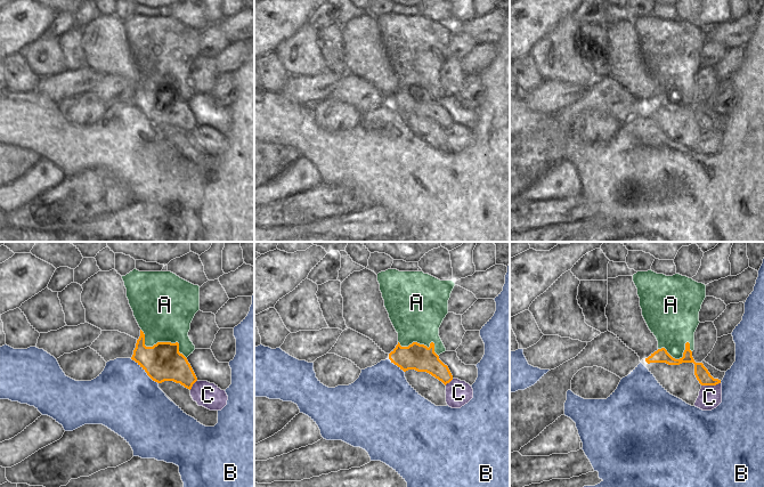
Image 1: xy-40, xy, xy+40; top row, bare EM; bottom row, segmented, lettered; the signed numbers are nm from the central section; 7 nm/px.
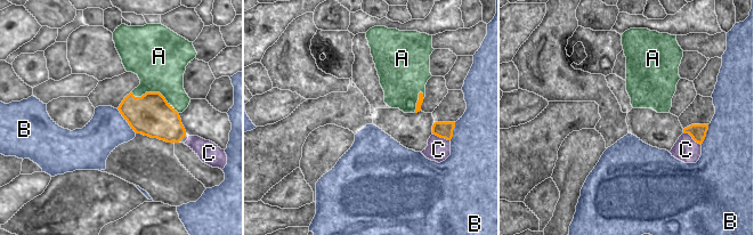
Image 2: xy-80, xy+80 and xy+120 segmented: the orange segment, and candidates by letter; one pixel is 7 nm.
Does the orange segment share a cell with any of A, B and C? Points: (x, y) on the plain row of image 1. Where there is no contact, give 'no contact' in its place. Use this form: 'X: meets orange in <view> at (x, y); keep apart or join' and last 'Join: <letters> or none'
A: meets orange in xy-40 at (162, 87); keep apart
B: meets orange in xy-40 at (145, 115); keep apart
C: meets orange in xy+40 at (710, 129); keep apart
Join: none

